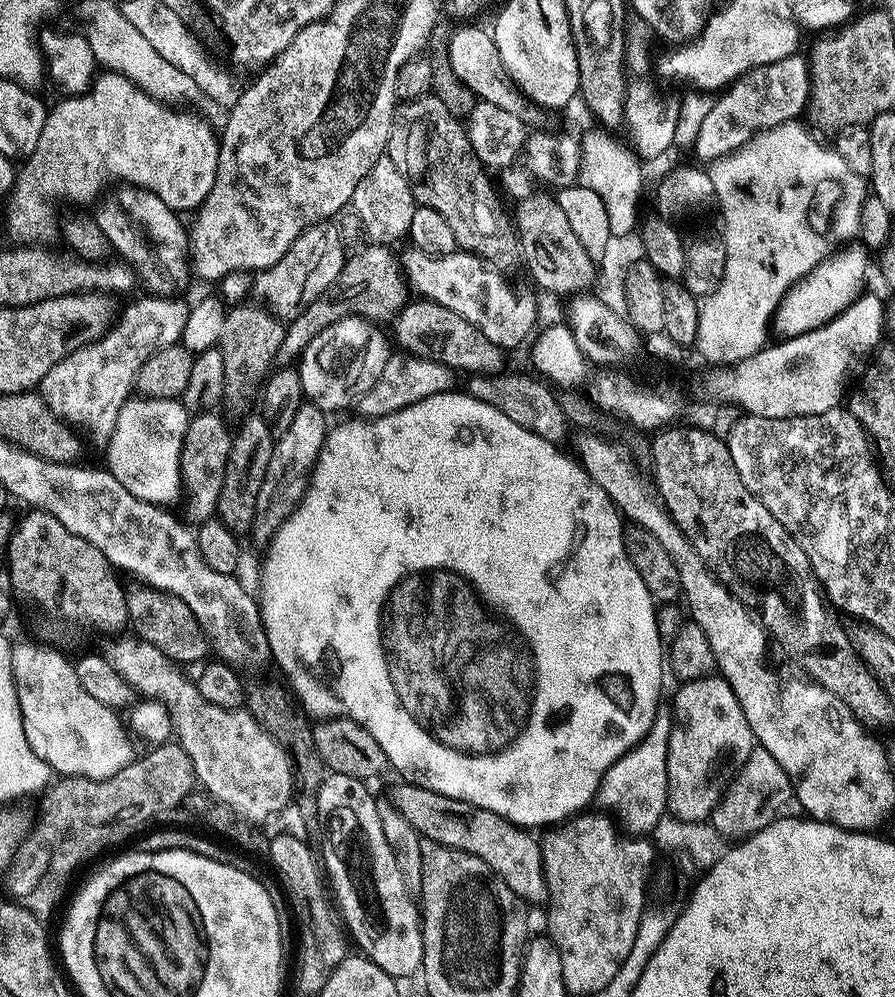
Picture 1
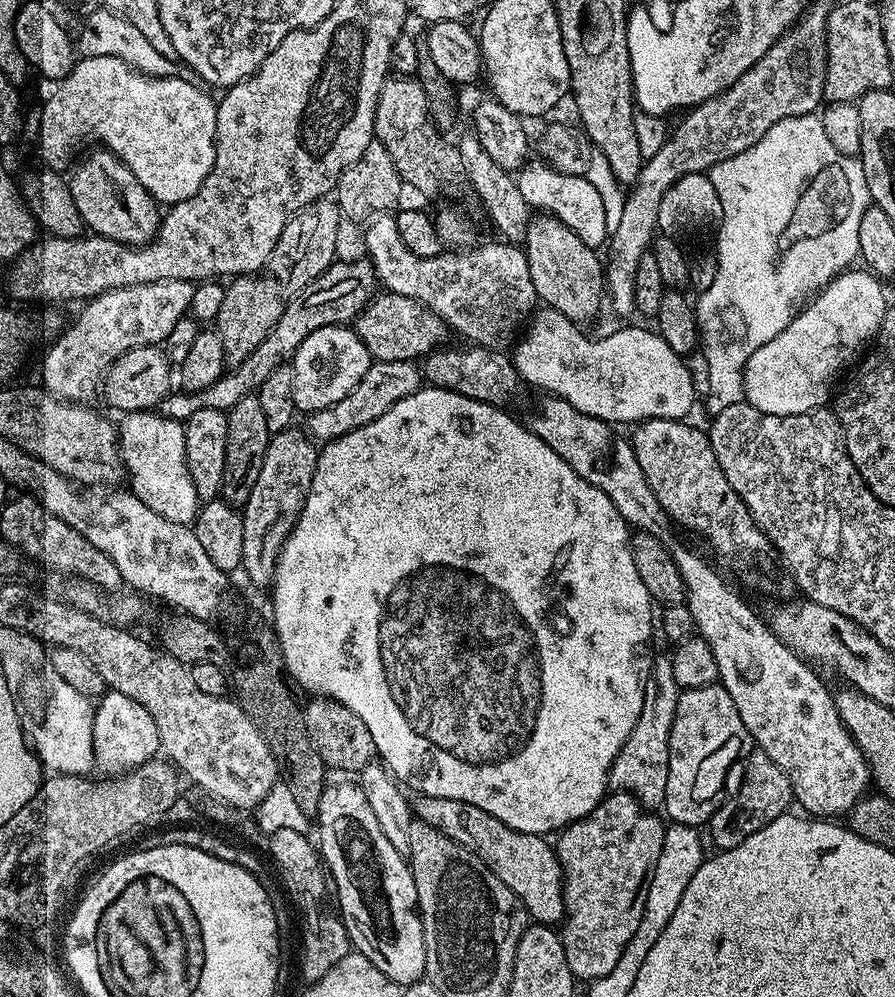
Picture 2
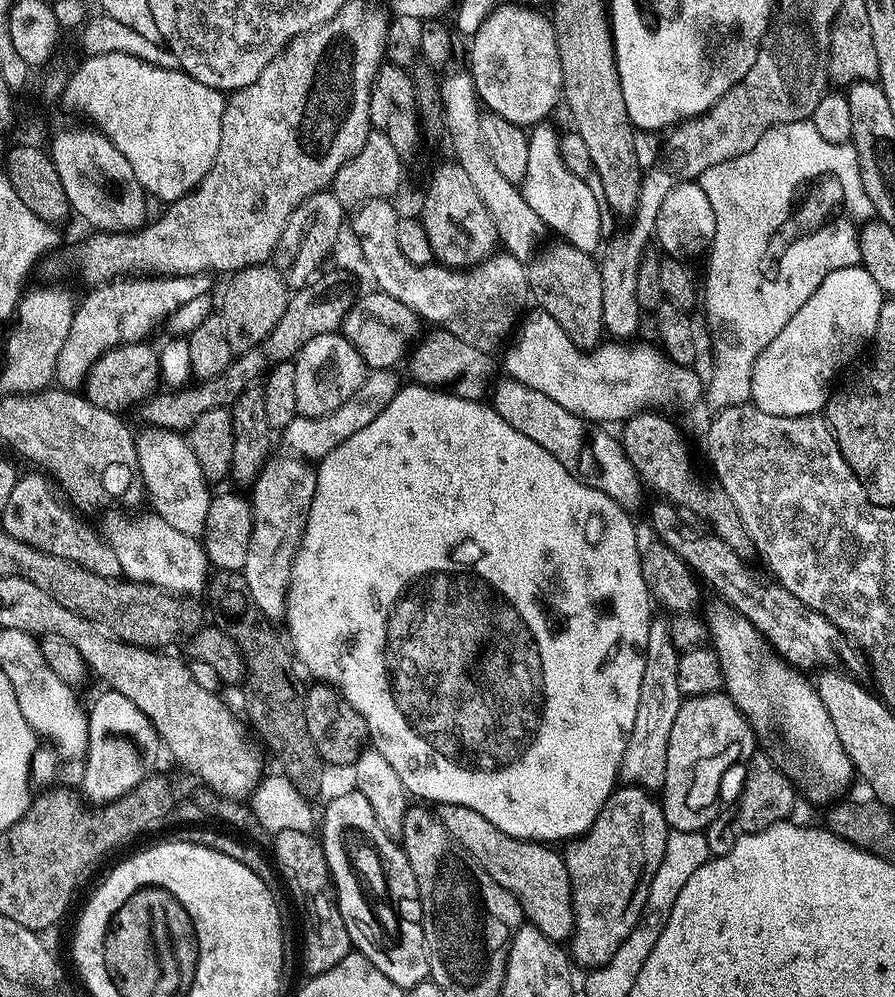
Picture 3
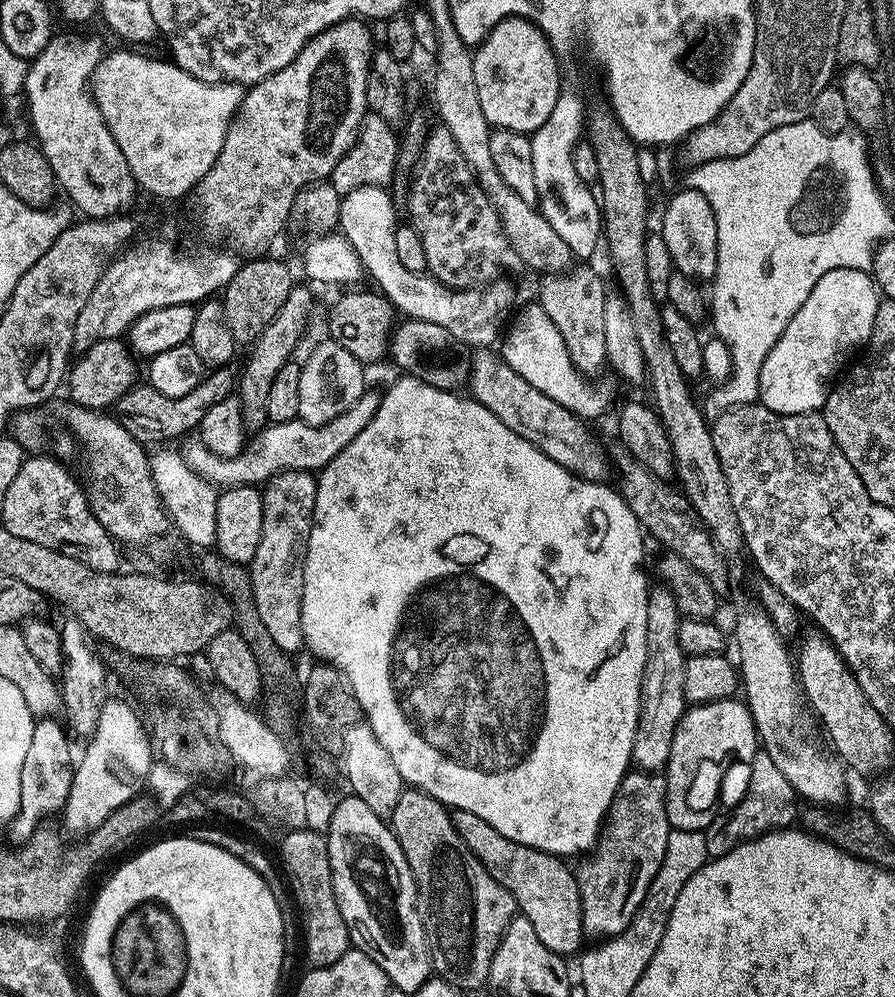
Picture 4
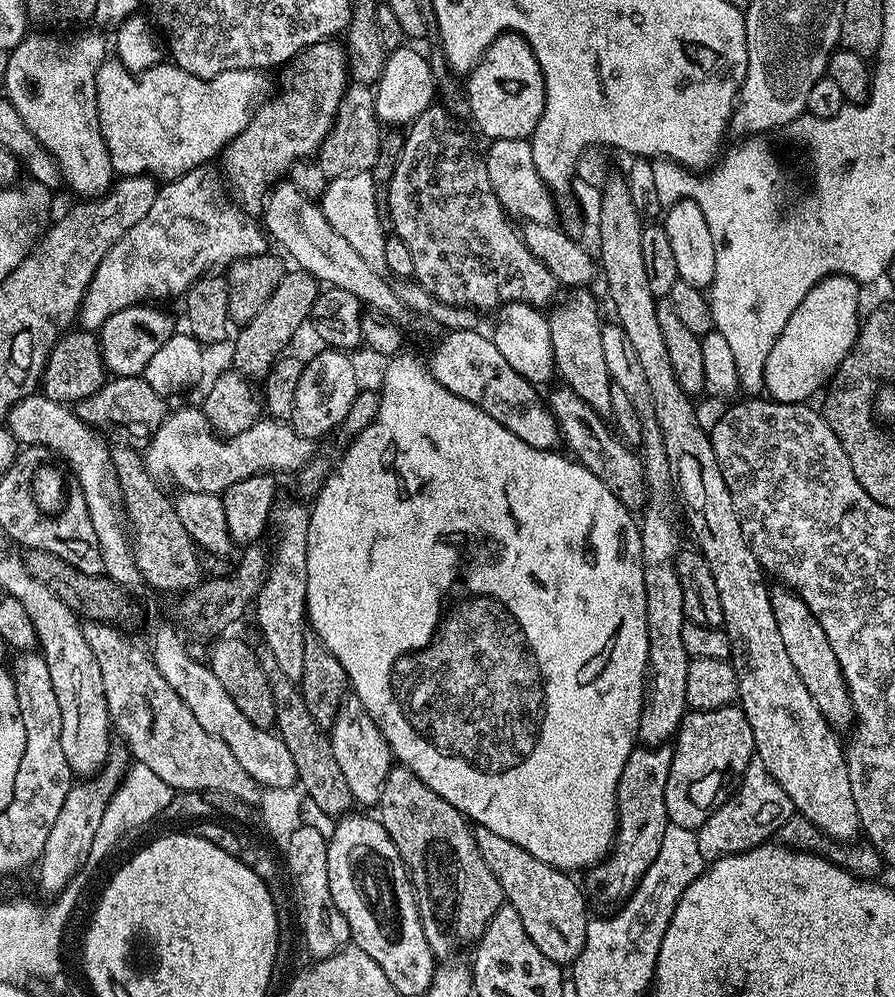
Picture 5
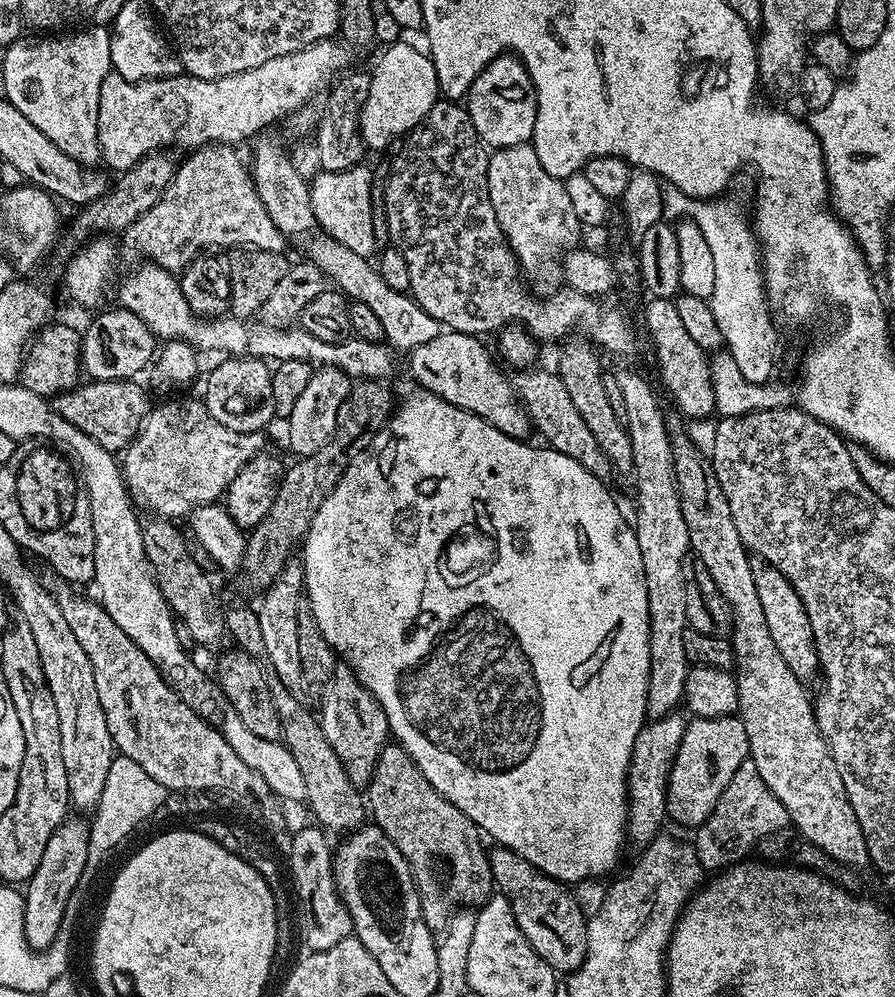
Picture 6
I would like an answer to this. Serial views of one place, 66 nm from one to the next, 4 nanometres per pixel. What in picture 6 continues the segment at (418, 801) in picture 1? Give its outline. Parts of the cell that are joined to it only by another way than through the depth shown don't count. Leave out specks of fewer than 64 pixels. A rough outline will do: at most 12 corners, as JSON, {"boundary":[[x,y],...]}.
{"boundary":[[493,847],[493,885],[557,974],[586,958],[586,912],[569,885]]}

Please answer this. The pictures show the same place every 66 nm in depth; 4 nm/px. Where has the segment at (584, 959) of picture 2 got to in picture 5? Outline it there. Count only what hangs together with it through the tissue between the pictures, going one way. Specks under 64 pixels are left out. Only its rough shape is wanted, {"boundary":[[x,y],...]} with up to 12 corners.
{"boundary":[[633,747],[616,791],[608,855],[590,872],[601,898],[632,897],[670,823],[672,748]]}

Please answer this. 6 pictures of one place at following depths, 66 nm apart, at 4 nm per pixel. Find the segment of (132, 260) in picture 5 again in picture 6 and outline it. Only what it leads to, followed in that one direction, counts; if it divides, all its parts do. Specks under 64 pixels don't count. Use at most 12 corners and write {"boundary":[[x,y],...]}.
{"boundary":[[230,144],[179,161],[122,239],[179,274],[205,250],[284,252]]}

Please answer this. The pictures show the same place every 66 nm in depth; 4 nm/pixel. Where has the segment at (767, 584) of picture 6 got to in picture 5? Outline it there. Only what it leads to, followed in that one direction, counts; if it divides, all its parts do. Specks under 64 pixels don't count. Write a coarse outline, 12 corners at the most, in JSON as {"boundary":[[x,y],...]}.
{"boundary":[[787,586],[770,591],[786,654],[837,730],[856,720],[826,630]]}

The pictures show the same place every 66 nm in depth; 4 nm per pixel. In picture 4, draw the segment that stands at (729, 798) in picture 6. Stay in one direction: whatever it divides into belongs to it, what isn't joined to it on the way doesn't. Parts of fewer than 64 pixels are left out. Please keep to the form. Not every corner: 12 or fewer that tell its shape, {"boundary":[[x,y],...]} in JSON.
{"boundary":[[756,751],[748,789],[720,829],[709,857],[797,819],[786,774]]}

